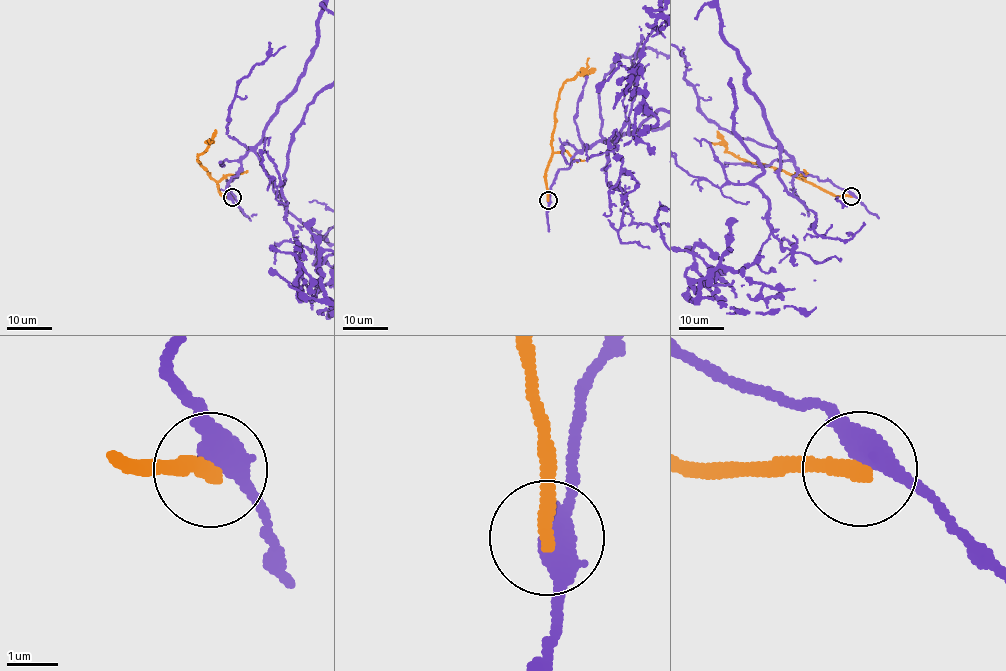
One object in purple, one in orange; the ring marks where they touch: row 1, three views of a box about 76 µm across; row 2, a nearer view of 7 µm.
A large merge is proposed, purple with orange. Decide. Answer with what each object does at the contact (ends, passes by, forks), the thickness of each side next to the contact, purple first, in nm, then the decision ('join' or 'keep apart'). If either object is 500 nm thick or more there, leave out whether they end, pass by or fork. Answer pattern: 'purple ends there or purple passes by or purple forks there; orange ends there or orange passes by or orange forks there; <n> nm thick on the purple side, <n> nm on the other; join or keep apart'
purple passes by; orange ends there; 440 nm thick on the purple side, 320 nm on the other; keep apart

